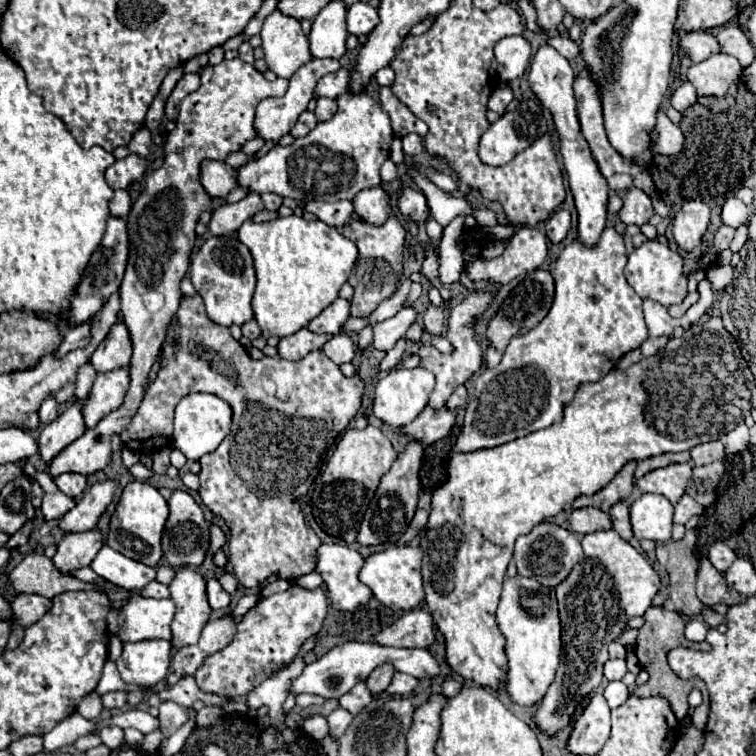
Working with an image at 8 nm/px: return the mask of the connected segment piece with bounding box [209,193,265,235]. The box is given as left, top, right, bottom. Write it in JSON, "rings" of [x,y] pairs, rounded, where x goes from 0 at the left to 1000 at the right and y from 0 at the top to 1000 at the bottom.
{"rings":[[[329,255],[324,263],[319,263],[313,269],[292,271],[292,274],[282,276],[276,306],[282,311],[306,311],[324,292],[329,292],[337,282],[343,282],[348,276],[351,276],[351,271],[345,266],[345,258],[343,255]]]}

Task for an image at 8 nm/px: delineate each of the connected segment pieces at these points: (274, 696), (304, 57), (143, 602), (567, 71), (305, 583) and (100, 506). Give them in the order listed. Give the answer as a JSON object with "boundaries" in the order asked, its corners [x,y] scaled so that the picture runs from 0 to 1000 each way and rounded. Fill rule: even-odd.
{"boundaries":[[[[411,843],[401,856],[398,856],[398,864],[393,866],[393,872],[374,888],[369,888],[366,893],[351,898],[340,911],[335,911],[329,919],[327,919],[327,946],[340,951],[340,940],[353,933],[356,935],[356,946],[361,951],[361,962],[369,964],[369,959],[377,954],[377,946],[372,943],[372,933],[374,927],[380,925],[380,914],[382,914],[382,903],[385,898],[390,898],[393,893],[398,893],[403,877],[401,877],[401,866],[406,861],[411,861],[417,853],[417,843]]],[[[361,15],[351,22],[345,52],[351,81],[366,102],[385,104],[385,99],[411,78],[409,54],[398,30],[388,22],[377,22],[372,15]]],[[[173,790],[157,811],[157,845],[165,851],[218,845],[226,848],[231,798],[226,792]]],[[[716,60],[713,67],[708,70],[700,91],[700,112],[705,123],[716,131],[718,142],[731,149],[731,160],[737,168],[737,176],[742,181],[742,208],[747,216],[747,226],[753,234],[753,247],[761,263],[761,274],[766,282],[766,316],[774,324],[787,324],[798,300],[800,300],[800,287],[803,287],[803,239],[792,229],[776,187],[769,181],[766,173],[766,160],[763,160],[763,144],[761,144],[761,128],[758,128],[758,104],[761,97],[753,86],[753,81],[729,60]]],[[[406,758],[406,761],[401,761],[398,766],[390,766],[388,769],[390,774],[396,774],[396,776],[401,776],[401,779],[419,779],[419,776],[425,776],[427,774],[427,769],[425,769],[425,761],[422,758]]],[[[144,631],[118,644],[112,655],[102,663],[102,668],[91,679],[86,679],[86,684],[81,687],[81,700],[89,705],[126,700],[131,684],[149,665],[155,644],[157,634],[144,634]]]]}

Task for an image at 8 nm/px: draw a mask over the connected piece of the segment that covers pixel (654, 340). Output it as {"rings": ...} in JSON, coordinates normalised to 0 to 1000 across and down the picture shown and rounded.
{"rings":[[[858,446],[845,462],[848,462],[851,472],[861,472],[861,470],[866,470],[874,459],[880,459],[882,451],[885,451],[882,446]]]}

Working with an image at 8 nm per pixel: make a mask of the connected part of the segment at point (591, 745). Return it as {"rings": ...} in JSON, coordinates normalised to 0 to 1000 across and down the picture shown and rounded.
{"rings":[[[787,917],[750,978],[750,993],[758,999],[787,999],[806,978],[806,933],[795,917]]]}

